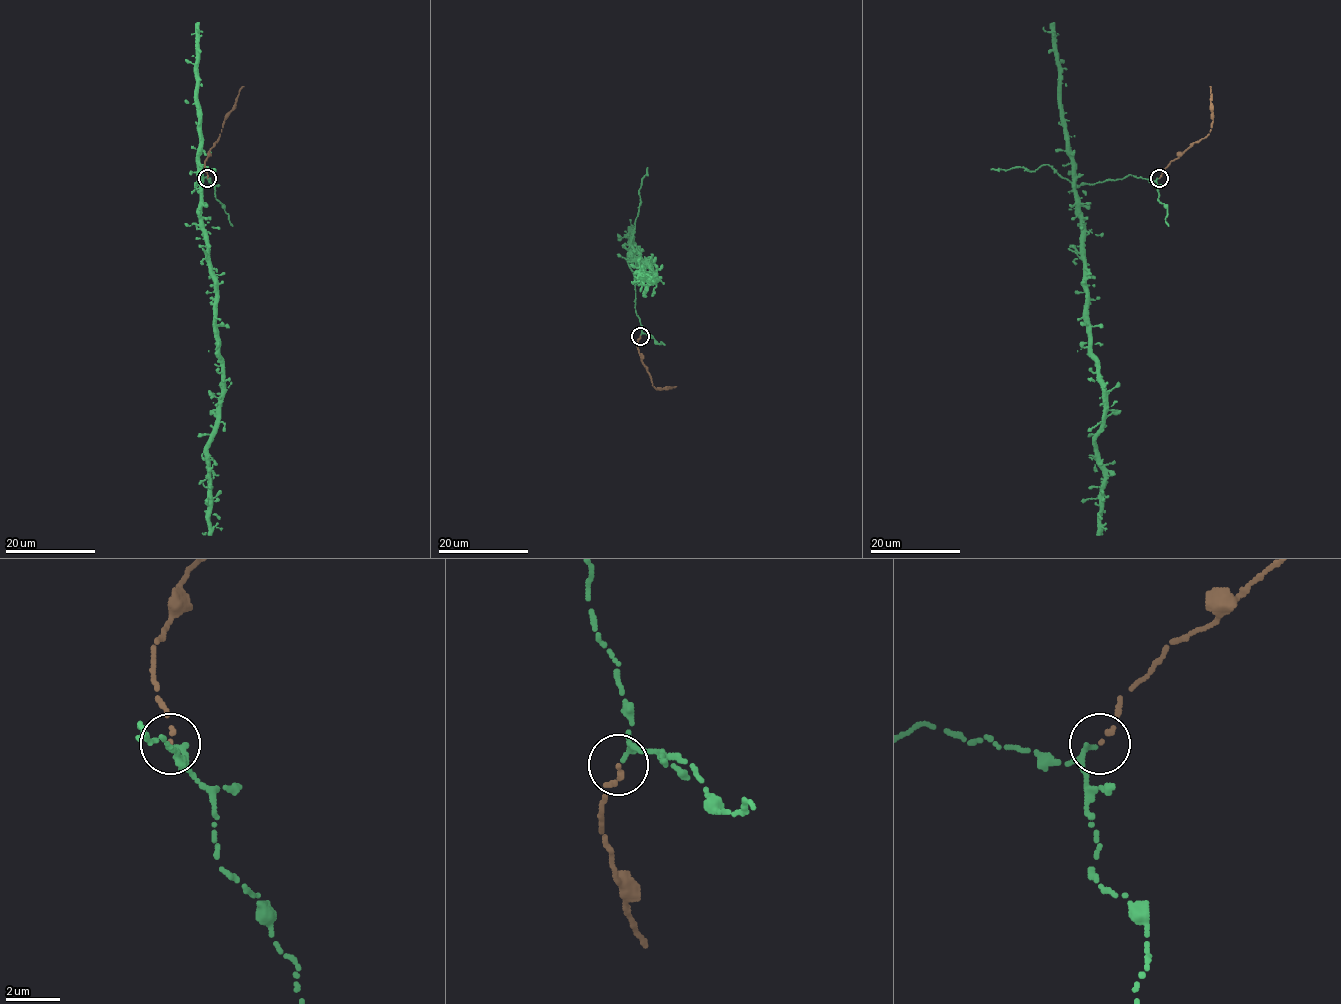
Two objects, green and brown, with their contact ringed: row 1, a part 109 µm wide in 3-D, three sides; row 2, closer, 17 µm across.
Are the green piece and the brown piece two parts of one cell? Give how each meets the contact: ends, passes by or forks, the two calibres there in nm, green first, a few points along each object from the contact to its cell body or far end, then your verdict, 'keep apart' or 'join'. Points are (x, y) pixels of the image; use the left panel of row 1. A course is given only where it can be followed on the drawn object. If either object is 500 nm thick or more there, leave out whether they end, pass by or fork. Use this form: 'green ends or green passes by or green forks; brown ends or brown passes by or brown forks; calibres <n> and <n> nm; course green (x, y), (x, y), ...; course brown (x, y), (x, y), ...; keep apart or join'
green passes by; brown ends; calibres 150 and 140 nm; course green (208, 179), (202, 174), (196, 186), (215, 282), (222, 364), (219, 420), (207, 452), (209, 524), (222, 527); course brown (207, 177), (205, 161), (243, 86); join

